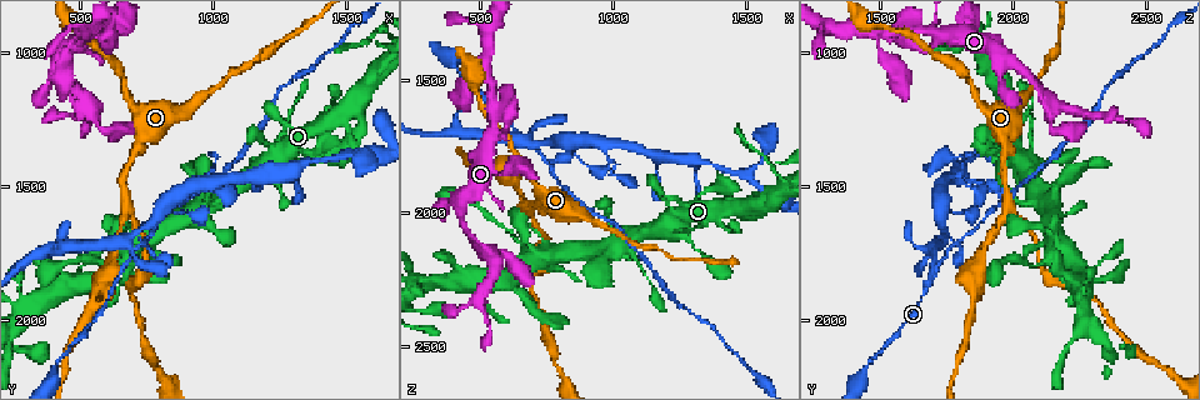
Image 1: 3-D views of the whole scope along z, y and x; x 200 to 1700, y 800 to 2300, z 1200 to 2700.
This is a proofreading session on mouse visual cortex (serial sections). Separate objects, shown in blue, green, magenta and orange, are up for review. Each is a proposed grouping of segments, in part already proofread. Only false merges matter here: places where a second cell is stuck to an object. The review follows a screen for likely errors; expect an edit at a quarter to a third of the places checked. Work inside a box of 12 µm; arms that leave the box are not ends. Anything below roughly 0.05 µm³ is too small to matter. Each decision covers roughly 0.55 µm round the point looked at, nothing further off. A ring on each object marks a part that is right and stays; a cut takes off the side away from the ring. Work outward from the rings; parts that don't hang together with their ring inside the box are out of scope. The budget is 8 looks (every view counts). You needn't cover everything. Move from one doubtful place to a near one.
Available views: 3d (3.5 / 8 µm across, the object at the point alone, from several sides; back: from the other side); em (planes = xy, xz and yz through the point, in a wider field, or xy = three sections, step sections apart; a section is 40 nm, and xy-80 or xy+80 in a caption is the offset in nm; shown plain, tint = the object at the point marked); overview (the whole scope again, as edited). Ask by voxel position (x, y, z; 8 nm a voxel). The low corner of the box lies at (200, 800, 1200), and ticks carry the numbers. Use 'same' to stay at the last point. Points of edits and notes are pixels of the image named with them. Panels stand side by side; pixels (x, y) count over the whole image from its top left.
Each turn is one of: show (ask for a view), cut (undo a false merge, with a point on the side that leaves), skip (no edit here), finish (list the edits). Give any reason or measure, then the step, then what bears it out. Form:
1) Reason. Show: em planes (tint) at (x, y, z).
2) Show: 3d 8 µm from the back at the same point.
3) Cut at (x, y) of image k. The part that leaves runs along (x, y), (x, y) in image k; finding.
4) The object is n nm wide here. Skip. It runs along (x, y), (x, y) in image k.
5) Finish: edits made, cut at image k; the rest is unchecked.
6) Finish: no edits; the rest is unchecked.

Three arms meet. Show: 3d 3.5 µm at (680, 1570, 1990).

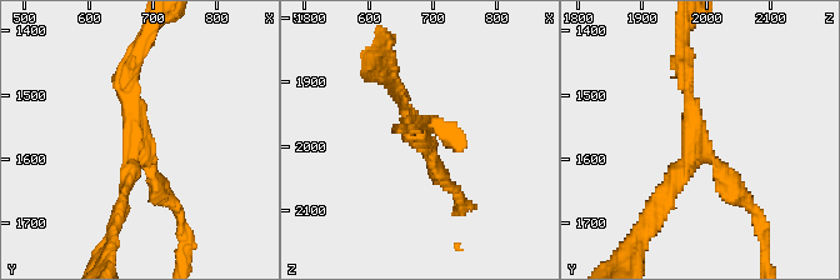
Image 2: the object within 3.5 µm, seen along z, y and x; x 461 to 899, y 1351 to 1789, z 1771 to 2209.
Show: em xy step 5 (tint) at (675, 1575, 1980).

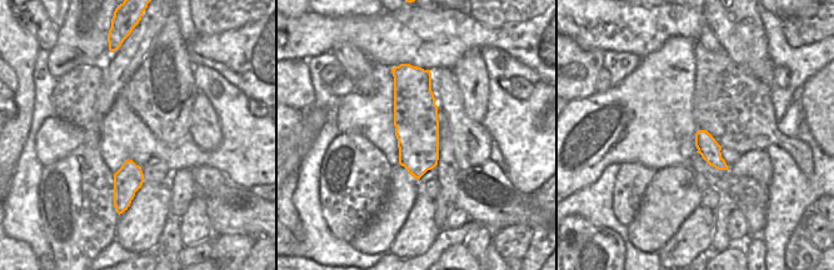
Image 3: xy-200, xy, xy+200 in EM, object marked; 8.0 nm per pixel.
3 arms meet here. Skip. It runs along (681, 60), (695, 140), (653, 213) in image 2; one cell here.

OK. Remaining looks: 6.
Sharp bend. Show: 3d 3.5 µm at (1220, 1380, 2060).

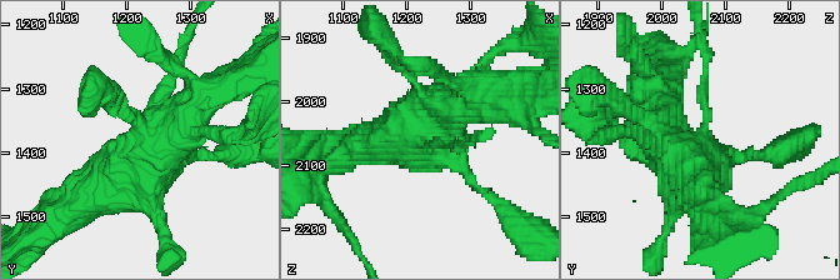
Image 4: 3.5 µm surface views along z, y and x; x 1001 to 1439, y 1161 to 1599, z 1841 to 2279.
Show: em xy step 1 (tint) at (1215, 1380, 2060).

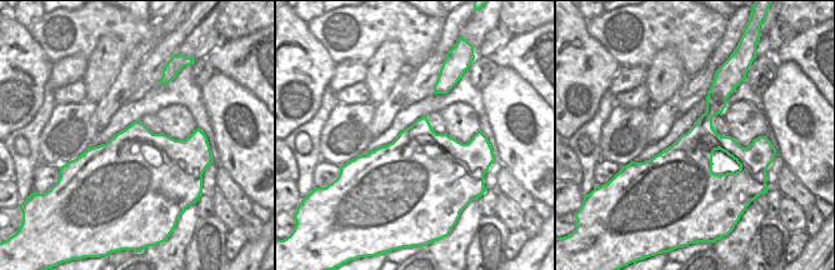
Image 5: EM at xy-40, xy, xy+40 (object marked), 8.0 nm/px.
Cut at (166, 84) of image 4. A border runs along (705, 113), (713, 116) in image 5; two cells meet here.

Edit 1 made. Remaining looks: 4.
Show: overview.

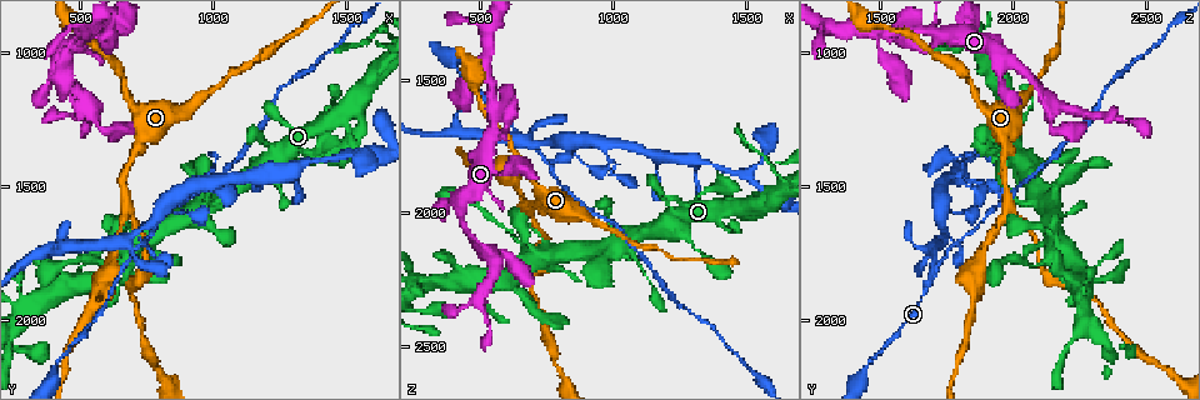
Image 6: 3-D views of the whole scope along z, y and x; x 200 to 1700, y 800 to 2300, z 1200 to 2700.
Abrupt turn. Show: 3d 3.5 µm at (560, 920, 1640).

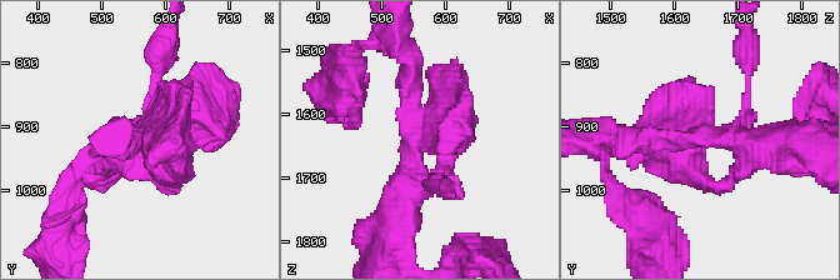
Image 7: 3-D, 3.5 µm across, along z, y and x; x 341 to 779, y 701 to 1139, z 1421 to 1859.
Shape alone is not enough. Show: em planes (tint) at (555, 920, 1640).

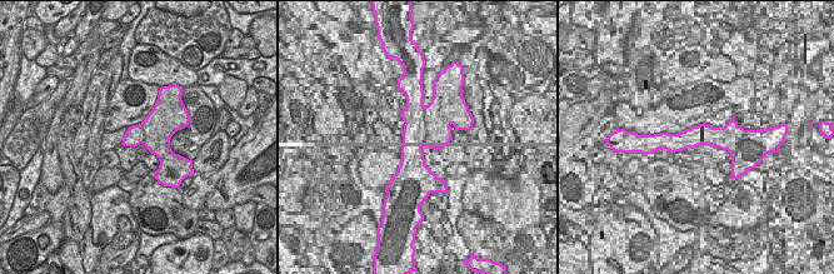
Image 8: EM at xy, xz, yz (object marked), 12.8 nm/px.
Skip. It runs along (399, 221), (414, 183), (406, 55) in image 7; all the same cell.

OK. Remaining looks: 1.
Finish: edits made, cut at image 4; the rest is unchecked.

